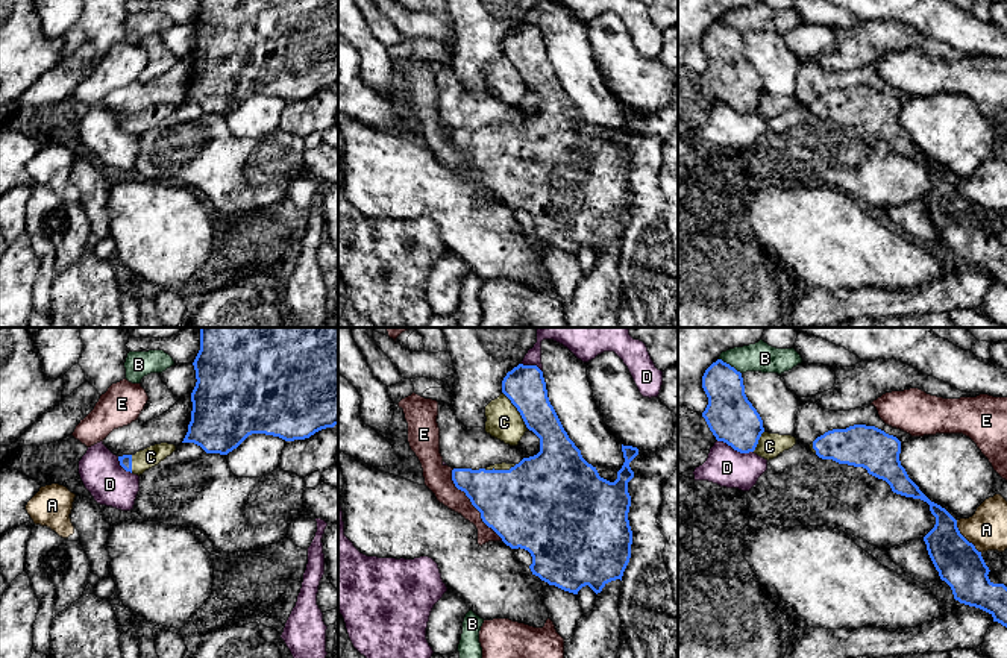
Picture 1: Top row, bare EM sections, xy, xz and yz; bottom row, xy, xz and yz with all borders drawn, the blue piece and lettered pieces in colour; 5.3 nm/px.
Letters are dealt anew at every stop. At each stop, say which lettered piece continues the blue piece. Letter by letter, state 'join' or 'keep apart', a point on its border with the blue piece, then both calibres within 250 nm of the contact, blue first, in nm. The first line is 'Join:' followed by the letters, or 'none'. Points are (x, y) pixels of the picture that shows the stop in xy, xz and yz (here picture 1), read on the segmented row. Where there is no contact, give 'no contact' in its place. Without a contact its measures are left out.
Join: C
A: keep apart; contact yz (963, 537); calibres 240 and 220 nm
B: keep apart; contact yz (728, 364); calibres 240 and 160 nm
C: join; contact xz (517, 410); calibres 220 and 190 nm
D: keep apart; contact yz (736, 449); calibres 260 and 200 nm
E: keep apart; contact xz (472, 504); calibres 380 and 140 nm

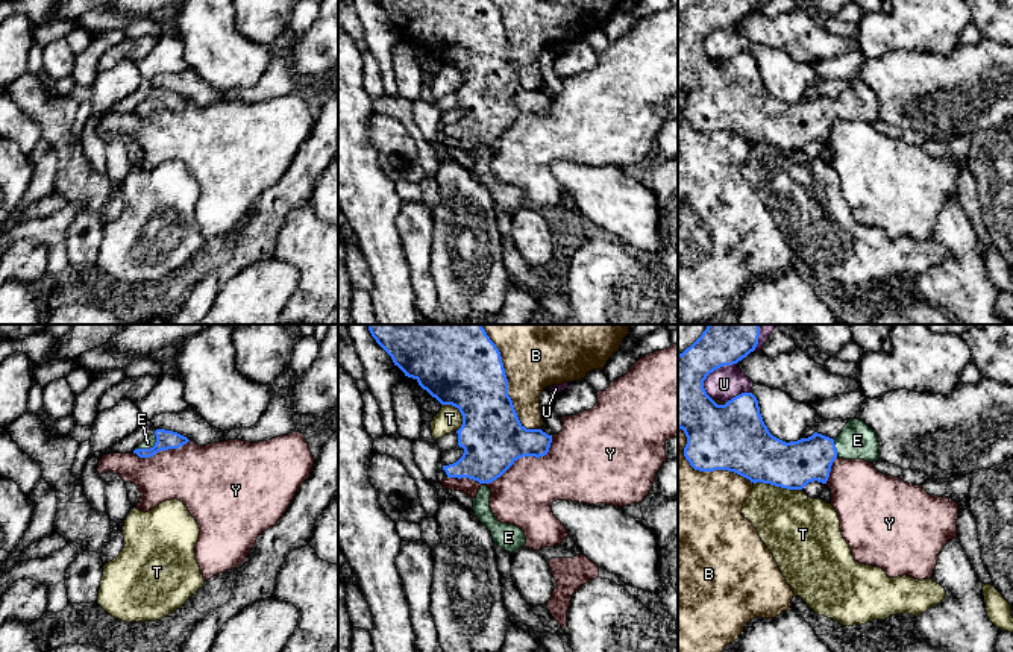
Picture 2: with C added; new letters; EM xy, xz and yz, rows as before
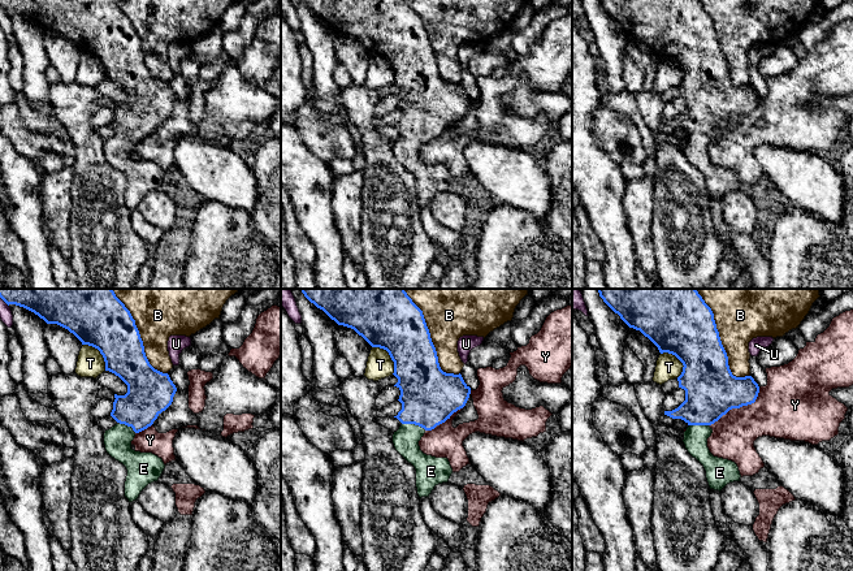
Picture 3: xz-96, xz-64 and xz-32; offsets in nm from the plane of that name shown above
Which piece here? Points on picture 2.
Join: E
B: keep apart; contact xz (507, 382); calibres 420 and 420 nm
E: join; contact xy (150, 448); calibres 100 and 60 nm
T: keep apart; contact yz (778, 485); calibres 280 and 360 nm
U: keep apart; contact yz (710, 372); calibres 300 and 170 nm
Y: keep apart; contact xz (505, 470); calibres 340 and 320 nm

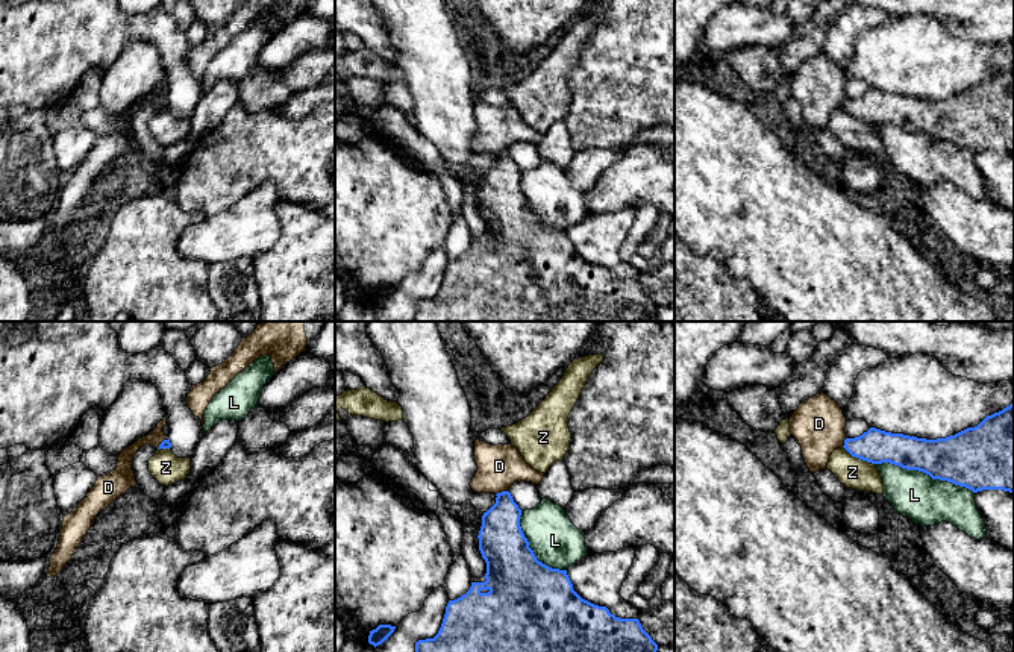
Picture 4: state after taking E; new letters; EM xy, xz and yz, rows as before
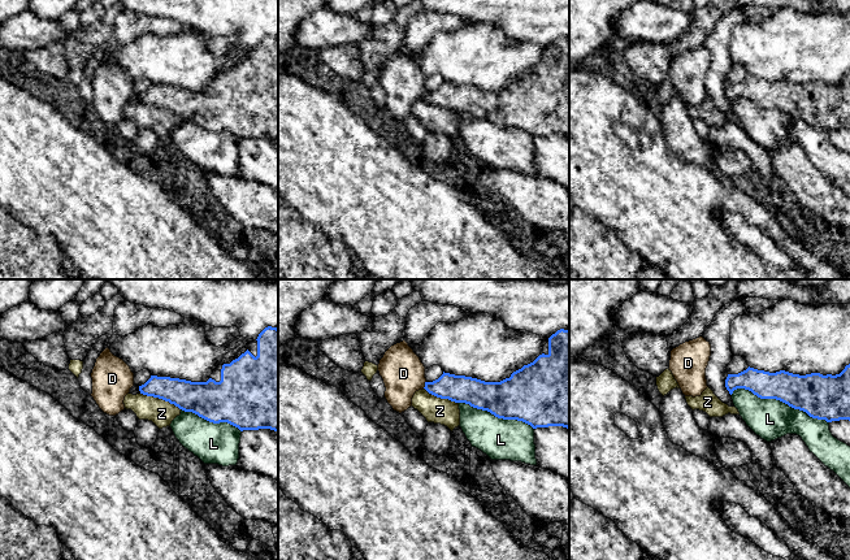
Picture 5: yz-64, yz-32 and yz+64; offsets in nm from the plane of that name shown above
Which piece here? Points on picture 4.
Join: none
D: keep apart; contact xz (502, 492); calibres 240 and 220 nm
L: keep apart; contact yz (925, 472); calibres 300 and 260 nm
Z: keep apart; contact yz (860, 458); calibres 180 and 160 nm

